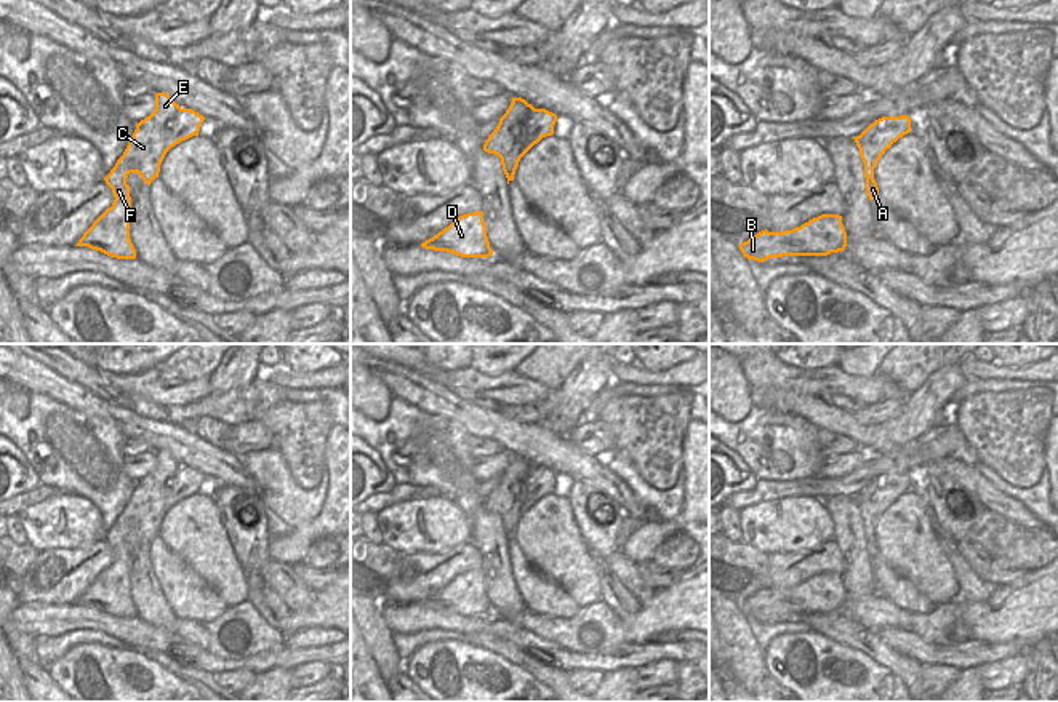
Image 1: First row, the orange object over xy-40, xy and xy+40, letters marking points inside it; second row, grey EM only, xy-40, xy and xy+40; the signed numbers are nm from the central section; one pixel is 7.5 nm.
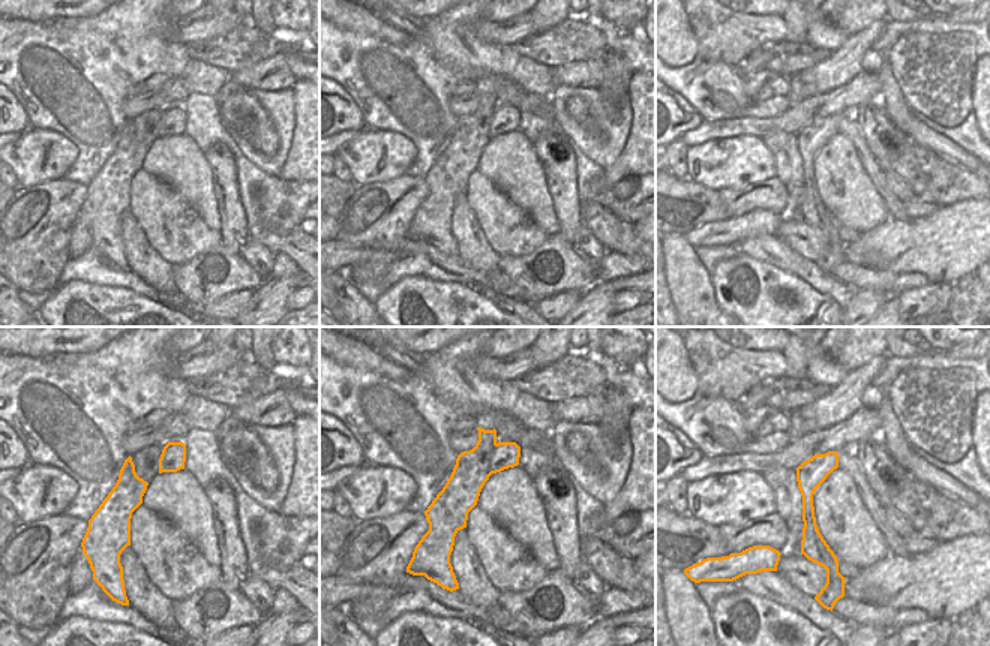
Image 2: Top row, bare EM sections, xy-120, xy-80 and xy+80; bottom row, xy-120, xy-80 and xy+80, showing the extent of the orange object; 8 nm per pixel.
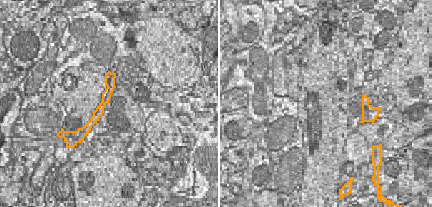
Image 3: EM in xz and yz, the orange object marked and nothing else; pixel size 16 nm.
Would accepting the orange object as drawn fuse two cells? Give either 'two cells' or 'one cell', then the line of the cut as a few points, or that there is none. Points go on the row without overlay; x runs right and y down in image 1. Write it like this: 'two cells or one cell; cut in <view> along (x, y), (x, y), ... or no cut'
two cells; cut in xy along (535, 467), (516, 502), (519, 517)

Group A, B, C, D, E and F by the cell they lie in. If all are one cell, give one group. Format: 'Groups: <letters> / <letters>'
Groups: A / B C D E F

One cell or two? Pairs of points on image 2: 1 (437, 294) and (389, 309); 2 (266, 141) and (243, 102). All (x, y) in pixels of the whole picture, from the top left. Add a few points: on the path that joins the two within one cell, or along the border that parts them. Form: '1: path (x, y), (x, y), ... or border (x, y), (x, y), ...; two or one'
1: path (423, 294), (414, 288), (405, 288), (399, 296); one
2: path (258, 131), (254, 111); one

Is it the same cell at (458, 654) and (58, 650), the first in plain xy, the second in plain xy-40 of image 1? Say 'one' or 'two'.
two

